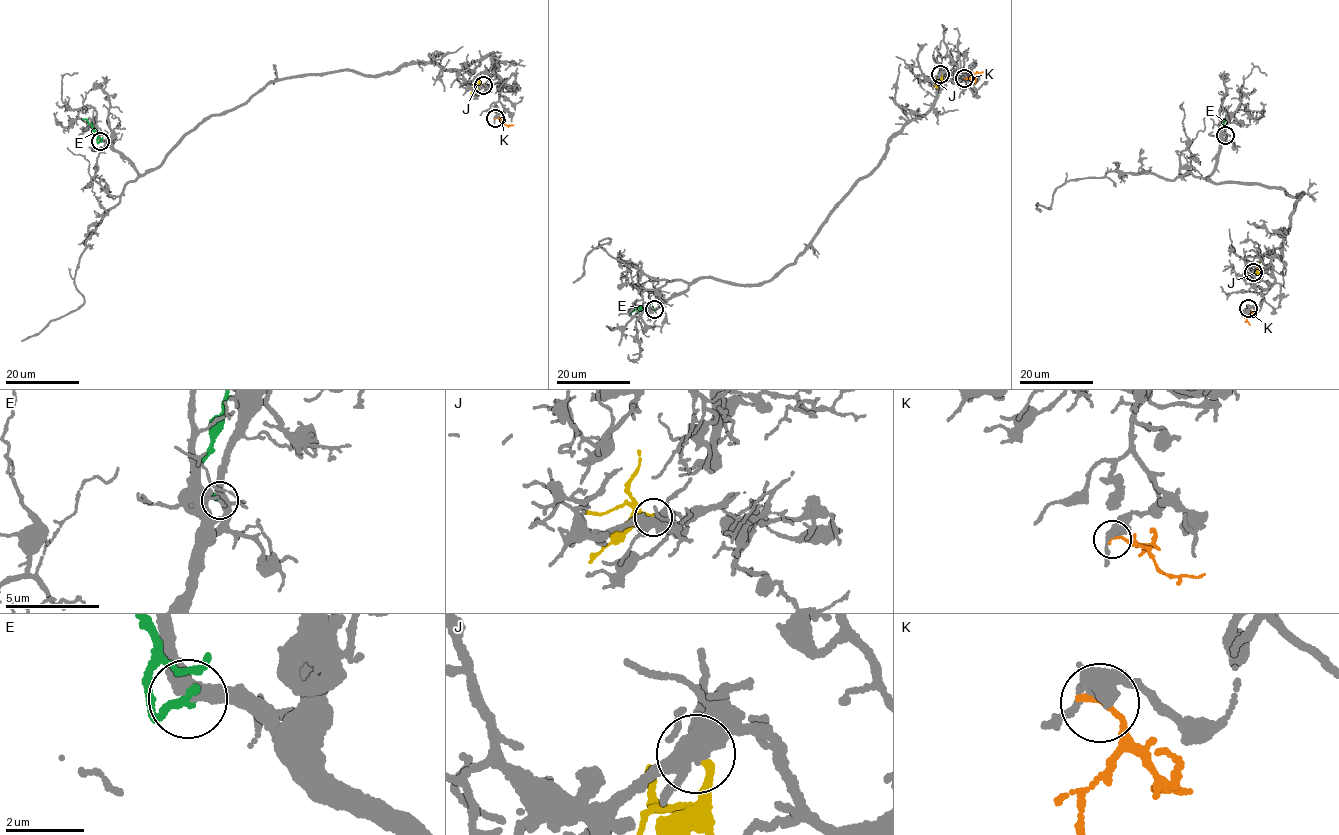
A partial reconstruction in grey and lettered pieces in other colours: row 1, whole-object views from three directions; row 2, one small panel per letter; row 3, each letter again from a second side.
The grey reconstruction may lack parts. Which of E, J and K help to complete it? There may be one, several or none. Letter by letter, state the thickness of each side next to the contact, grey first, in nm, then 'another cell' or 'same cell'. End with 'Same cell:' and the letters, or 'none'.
E: 320 nm thick on the grey side, 240 nm on the other; another cell
J: 480 nm thick on the grey side, 200 nm on the other; another cell
K: 380 nm thick on the grey side, 160 nm on the other; another cell
Same cell: none

